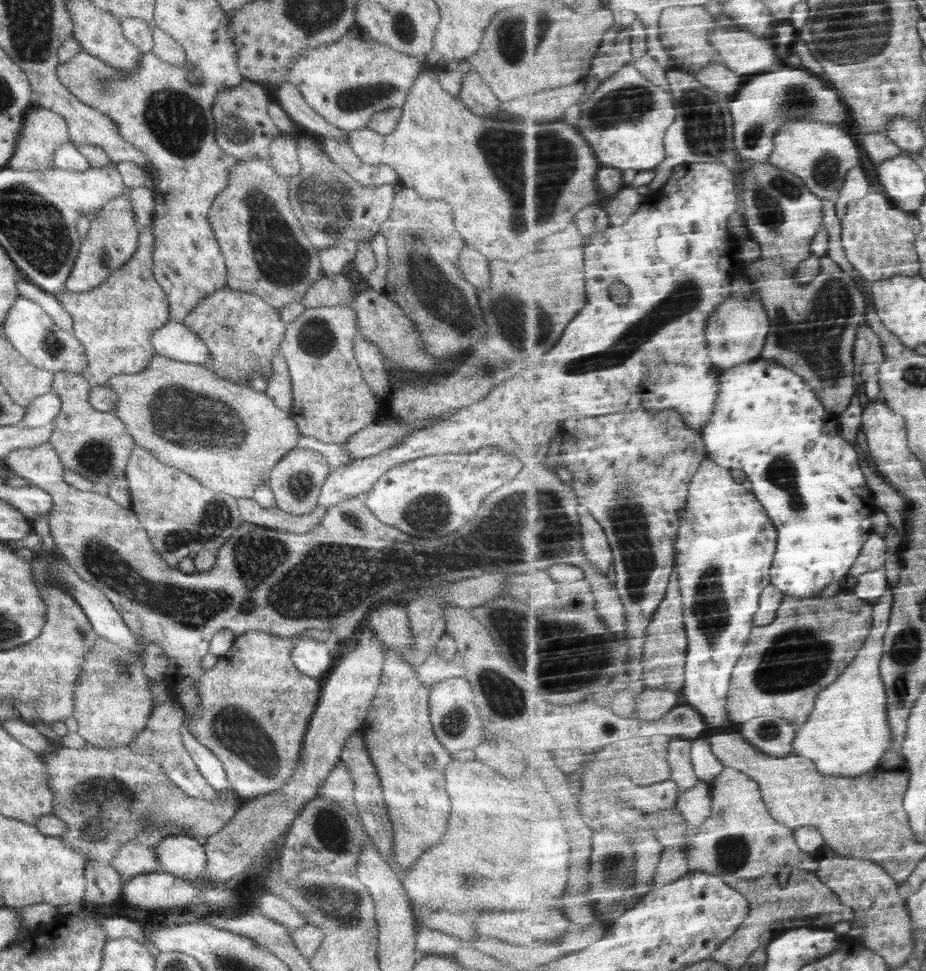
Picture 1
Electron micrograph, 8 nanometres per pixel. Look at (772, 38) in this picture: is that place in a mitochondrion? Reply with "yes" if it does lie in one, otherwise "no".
no

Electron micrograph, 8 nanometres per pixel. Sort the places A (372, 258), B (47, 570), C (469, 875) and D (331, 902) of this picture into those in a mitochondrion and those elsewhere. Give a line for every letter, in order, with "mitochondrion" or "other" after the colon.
A: other
B: mitochondrion
C: mitochondrion
D: mitochondrion

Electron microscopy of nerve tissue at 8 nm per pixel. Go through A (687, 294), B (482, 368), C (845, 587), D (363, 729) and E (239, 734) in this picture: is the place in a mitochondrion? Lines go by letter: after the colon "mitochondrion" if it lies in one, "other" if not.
A: mitochondrion
B: mitochondrion
C: other
D: other
E: mitochondrion

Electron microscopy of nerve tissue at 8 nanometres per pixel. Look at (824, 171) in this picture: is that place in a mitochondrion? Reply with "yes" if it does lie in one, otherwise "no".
yes

